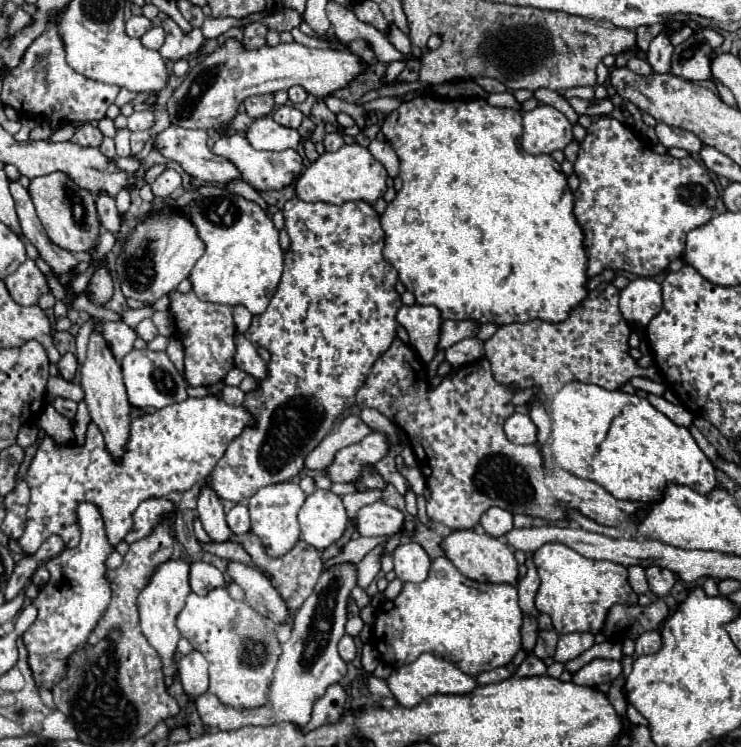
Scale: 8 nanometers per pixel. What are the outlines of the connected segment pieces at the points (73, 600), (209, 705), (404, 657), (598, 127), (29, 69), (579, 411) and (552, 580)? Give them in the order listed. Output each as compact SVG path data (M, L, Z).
M80 502L76 514L82 532L80 544L76 548L64 550L60 556L48 562L50 580L32 600L32 604L38 608L38 618L24 632L24 644L28 648L28 662L34 672L34 680L38 686L46 688L52 688L54 682L64 678L66 658L76 648L86 644L88 634L94 630L96 622L110 604L110 586L104 578L104 562L114 548L106 540L102 514L92 502Z
M342 564L334 566L330 572L322 572L314 592L294 614L292 636L282 644L282 656L274 670L274 680L268 690L268 702L252 710L236 710L232 706L224 706L214 694L206 692L196 698L196 710L202 722L218 730L238 730L244 726L268 726L278 722L296 722L298 726L306 726L310 722L314 702L322 698L322 694L330 686L340 684L340 680L346 676L346 662L338 656L336 644L344 636L346 606L354 586L356 566Z
M448 558L432 560L430 574L420 584L404 584L402 592L394 600L386 600L376 610L376 622L372 630L374 648L380 654L380 660L392 668L414 662L420 654L430 652L452 662L468 676L478 676L480 672L506 666L516 652L520 650L520 628L522 628L522 610L518 606L518 592L512 584L480 584L462 576Z
M600 116L580 142L574 172L580 178L574 214L584 228L590 254L588 276L604 268L654 278L684 254L686 234L706 224L716 206L716 186L694 158L672 158L644 148L630 126Z
M50 24L42 36L38 36L32 46L26 50L22 64L6 74L2 86L2 102L12 106L18 114L34 114L50 124L52 130L60 130L66 124L82 122L76 128L70 142L78 146L98 148L104 140L104 134L90 126L92 120L102 120L110 104L114 104L120 88L110 88L108 84L94 82L78 72L74 72L66 62L66 50L62 38L58 38L58 26Z
M570 382L550 402L550 448L560 468L598 482L618 500L654 504L662 500L668 482L686 484L708 494L714 482L714 464L698 448L690 430L676 426L646 398L622 390L604 390L594 384Z
M544 544L532 554L534 566L542 580L536 594L536 608L552 618L558 634L592 632L596 634L614 604L634 604L638 594L628 584L628 570L614 562L590 560L564 544Z

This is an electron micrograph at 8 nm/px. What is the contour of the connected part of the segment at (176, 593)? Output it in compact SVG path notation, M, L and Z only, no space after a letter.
M168 560L158 566L148 586L138 596L138 608L140 608L140 626L142 634L150 642L150 646L158 652L162 660L162 672L164 682L170 686L178 674L178 660L176 660L176 644L180 640L180 632L176 628L176 616L182 612L182 606L188 598L190 584L188 584L188 564L182 560Z

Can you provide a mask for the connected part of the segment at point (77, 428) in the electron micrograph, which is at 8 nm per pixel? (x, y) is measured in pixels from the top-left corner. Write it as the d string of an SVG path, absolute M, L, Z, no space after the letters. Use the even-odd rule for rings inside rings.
M84 402L78 404L78 414L72 422L72 428L74 428L74 434L76 434L76 446L82 446L82 442L86 440L86 430L88 430L88 424L90 424L90 414L88 414L88 408Z

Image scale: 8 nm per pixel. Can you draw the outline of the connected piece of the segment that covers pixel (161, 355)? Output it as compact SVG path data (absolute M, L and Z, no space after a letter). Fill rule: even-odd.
M148 348L146 350L132 350L122 360L122 374L124 374L124 384L128 390L130 404L136 408L146 408L146 406L162 408L162 406L170 406L174 402L182 402L188 398L186 382L184 382L182 374L176 370L176 366L170 362L166 352L152 352ZM156 370L162 372L160 378L154 376Z

